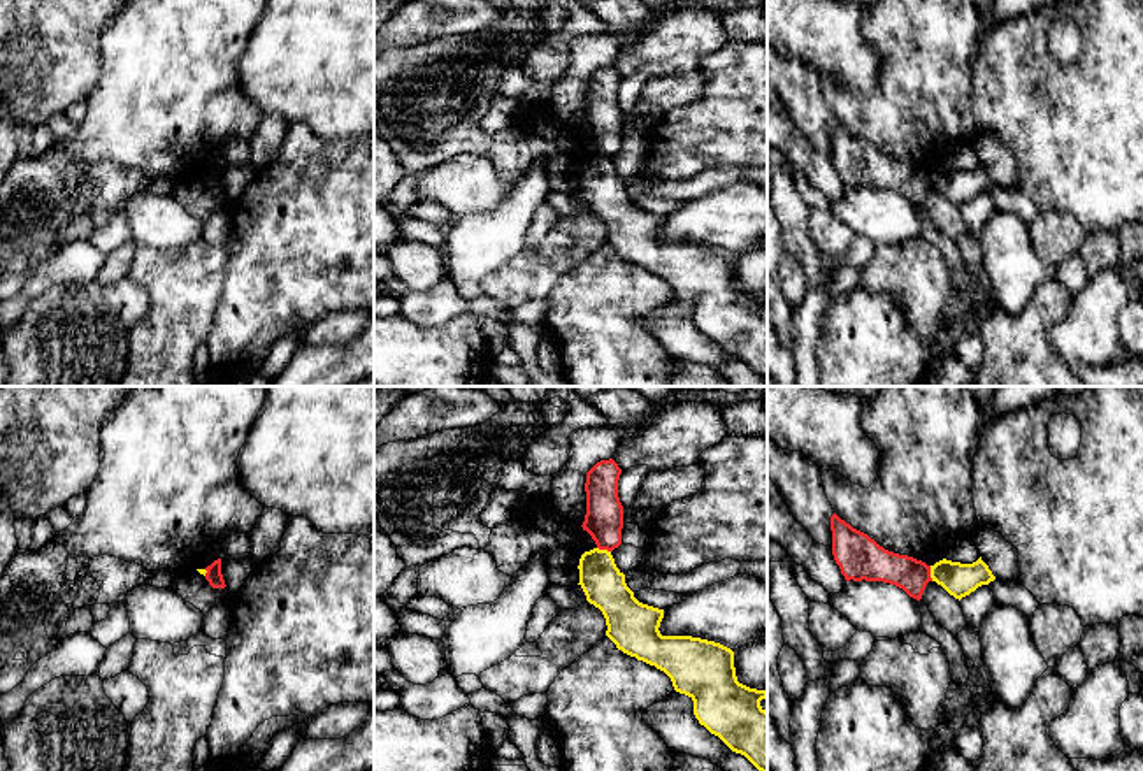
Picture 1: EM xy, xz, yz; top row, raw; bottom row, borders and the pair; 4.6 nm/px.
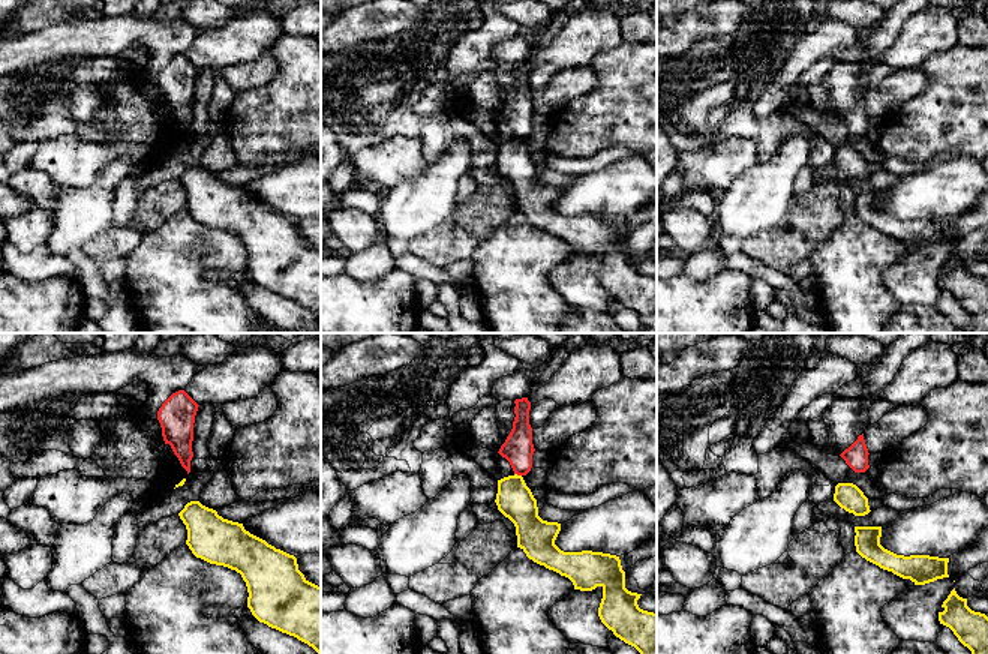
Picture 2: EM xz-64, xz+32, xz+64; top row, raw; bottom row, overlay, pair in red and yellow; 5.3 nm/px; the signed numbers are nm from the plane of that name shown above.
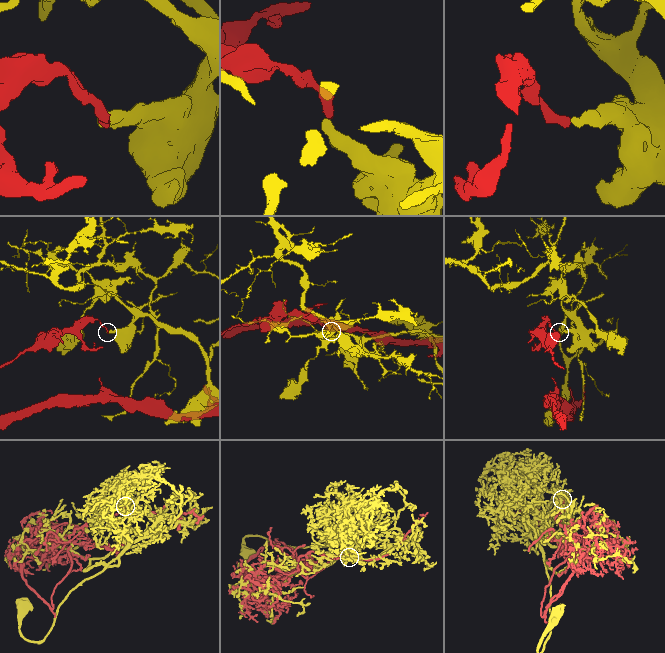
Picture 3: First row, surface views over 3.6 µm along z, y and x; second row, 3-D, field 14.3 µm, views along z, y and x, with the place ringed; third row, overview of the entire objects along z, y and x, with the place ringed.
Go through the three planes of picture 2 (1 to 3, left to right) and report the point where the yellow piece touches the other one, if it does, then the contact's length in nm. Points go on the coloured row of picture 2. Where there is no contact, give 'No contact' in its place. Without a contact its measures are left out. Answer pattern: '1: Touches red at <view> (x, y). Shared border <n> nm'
1: No contact
2: Touches red at xz+32 (517, 474). Shared border 40 nm
3: No contact

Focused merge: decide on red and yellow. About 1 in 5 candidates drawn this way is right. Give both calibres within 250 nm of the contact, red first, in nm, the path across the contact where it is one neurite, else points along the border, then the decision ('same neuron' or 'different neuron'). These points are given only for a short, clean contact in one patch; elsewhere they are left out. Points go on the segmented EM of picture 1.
calibres 160 and 160 nm; border yz (929, 566), (933, 580); different neuron

